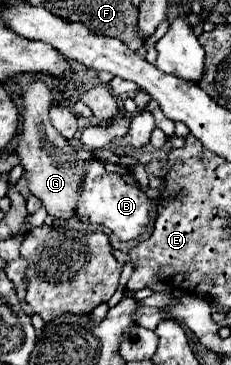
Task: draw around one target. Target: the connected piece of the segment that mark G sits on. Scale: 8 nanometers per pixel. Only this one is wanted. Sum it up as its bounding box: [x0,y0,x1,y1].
[18,81,86,223]

